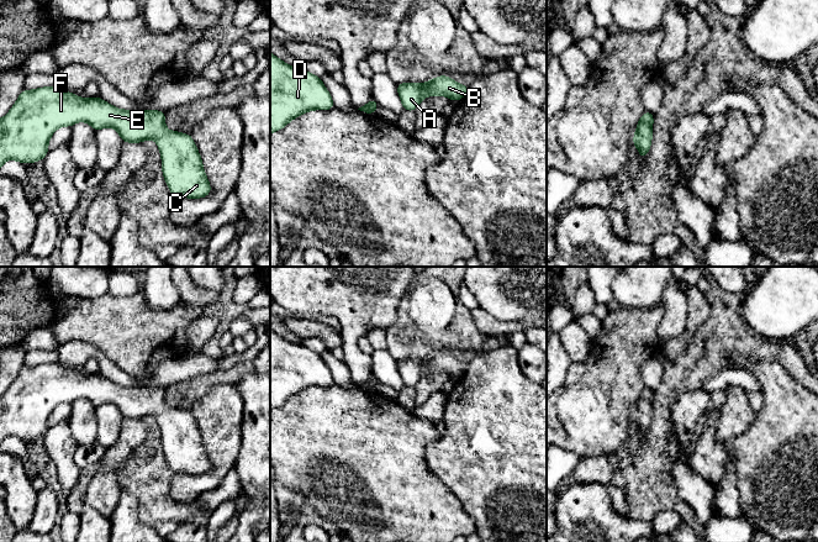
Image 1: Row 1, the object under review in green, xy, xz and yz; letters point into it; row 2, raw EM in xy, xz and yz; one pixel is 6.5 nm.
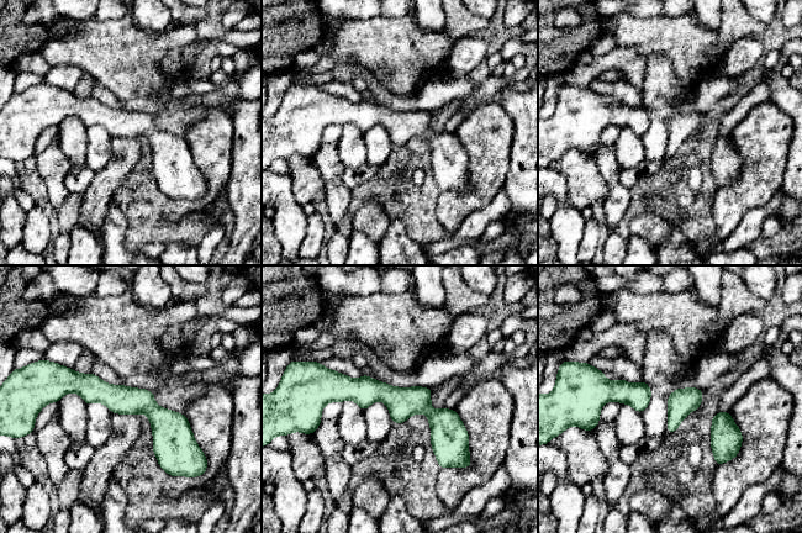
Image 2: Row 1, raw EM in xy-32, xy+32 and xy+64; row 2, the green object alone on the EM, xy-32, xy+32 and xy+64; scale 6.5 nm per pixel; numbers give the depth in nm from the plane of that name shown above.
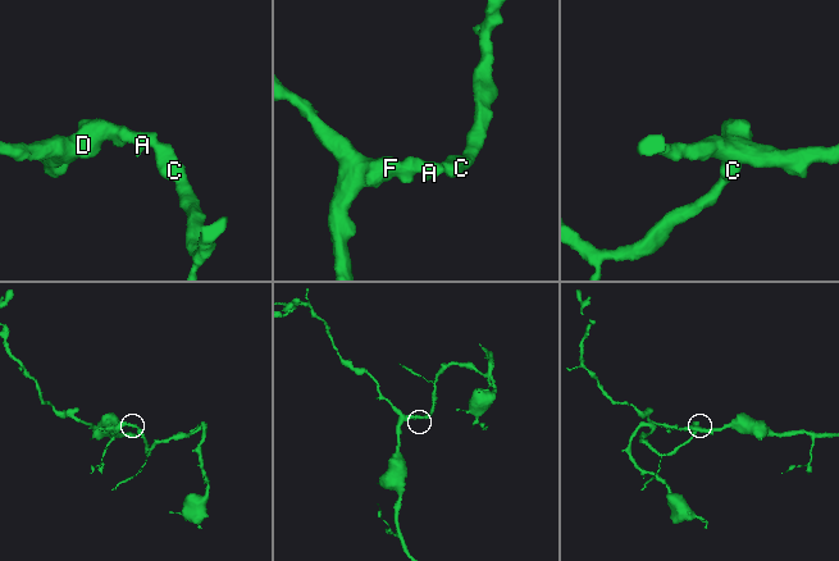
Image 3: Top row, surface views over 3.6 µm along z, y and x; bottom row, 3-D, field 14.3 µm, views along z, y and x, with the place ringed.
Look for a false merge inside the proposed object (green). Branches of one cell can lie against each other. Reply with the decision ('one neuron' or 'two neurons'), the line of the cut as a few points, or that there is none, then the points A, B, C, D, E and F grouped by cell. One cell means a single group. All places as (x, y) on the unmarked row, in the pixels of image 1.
one neuron; cut none; groups A B C D E F

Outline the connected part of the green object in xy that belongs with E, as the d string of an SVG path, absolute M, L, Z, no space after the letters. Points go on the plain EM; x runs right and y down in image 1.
M59 362L23 365L10 388L0 395L0 443L9 436L23 441L44 436L56 406L84 398L95 407L115 405L123 419L155 416L162 448L173 473L207 473L211 462L192 414L168 407L164 396L163 388L121 386L100 373L81 375Z

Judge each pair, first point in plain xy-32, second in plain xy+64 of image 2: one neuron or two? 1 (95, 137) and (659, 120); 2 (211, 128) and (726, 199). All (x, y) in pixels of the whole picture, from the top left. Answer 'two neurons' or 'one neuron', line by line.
1: one neuron
2: one neuron

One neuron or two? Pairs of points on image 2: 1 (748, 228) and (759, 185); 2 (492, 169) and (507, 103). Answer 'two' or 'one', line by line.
1: two
2: two

